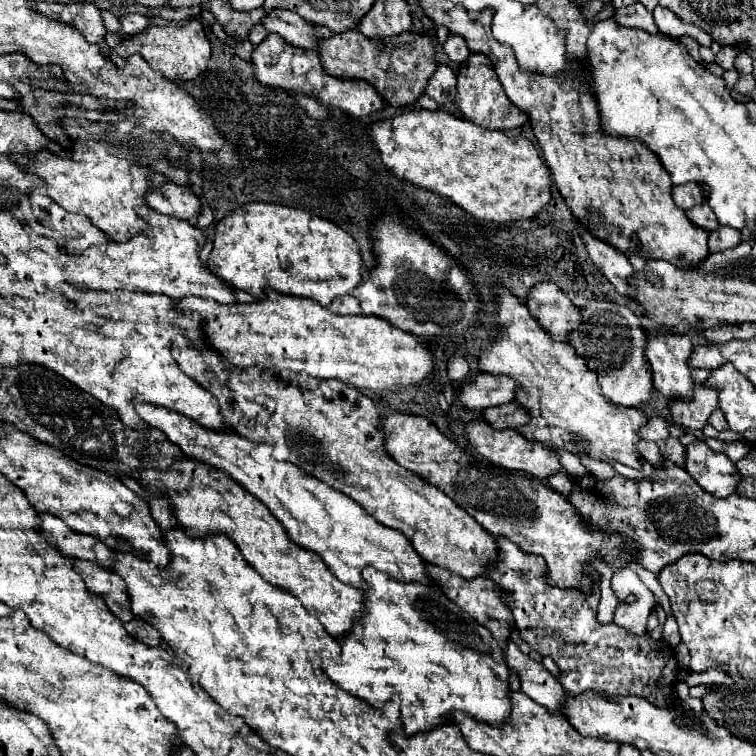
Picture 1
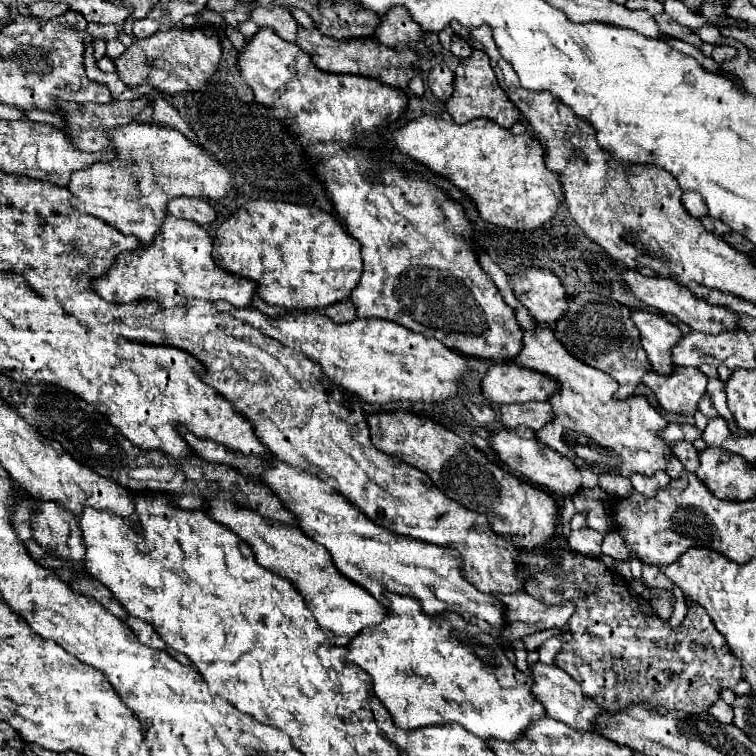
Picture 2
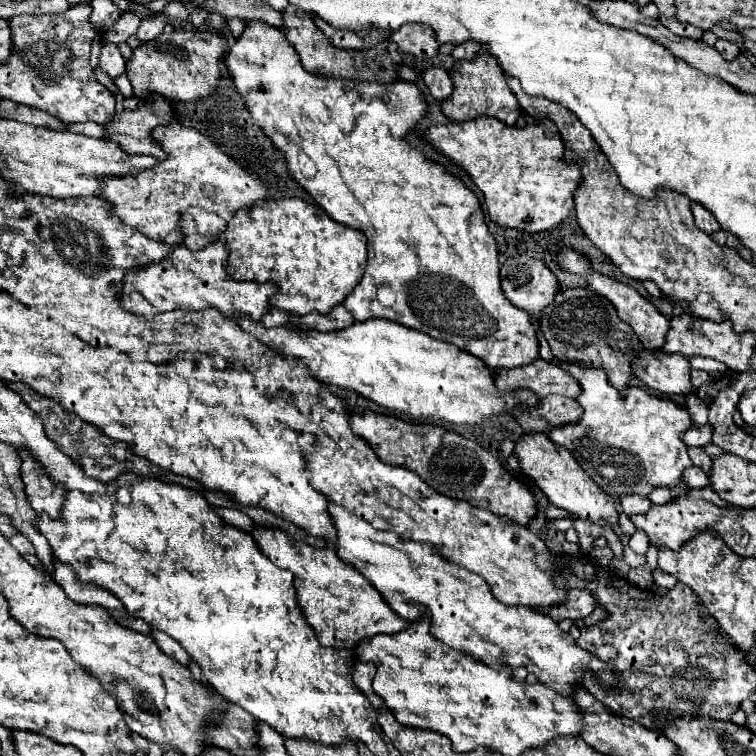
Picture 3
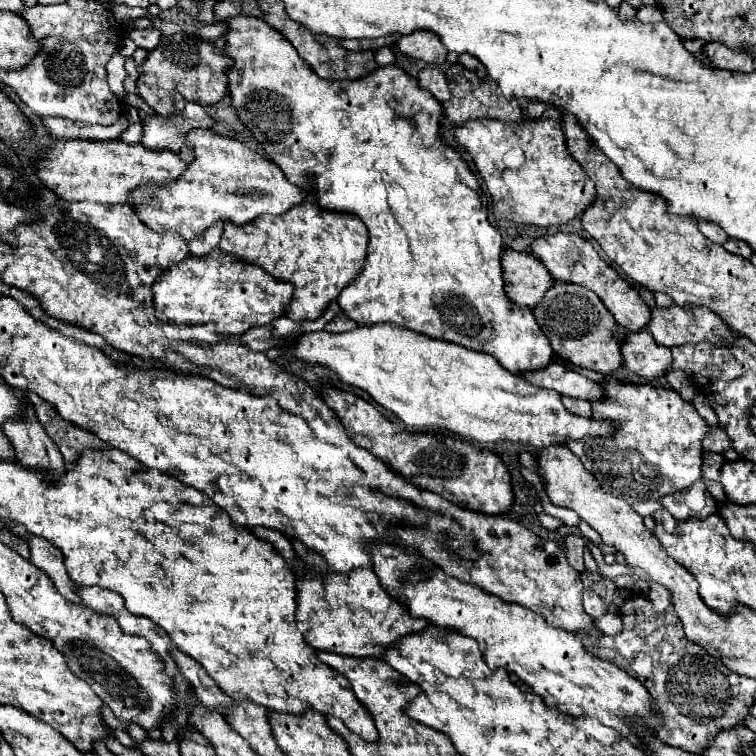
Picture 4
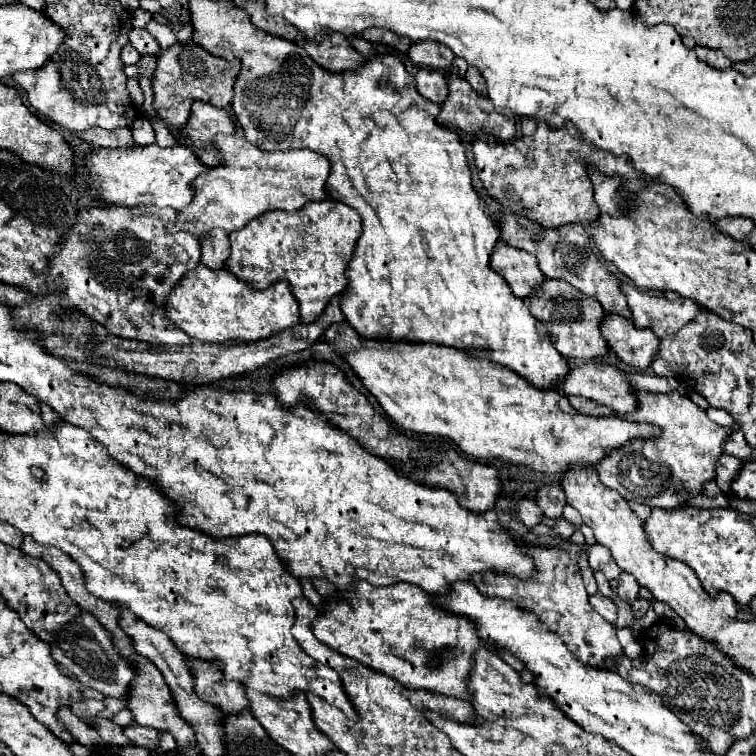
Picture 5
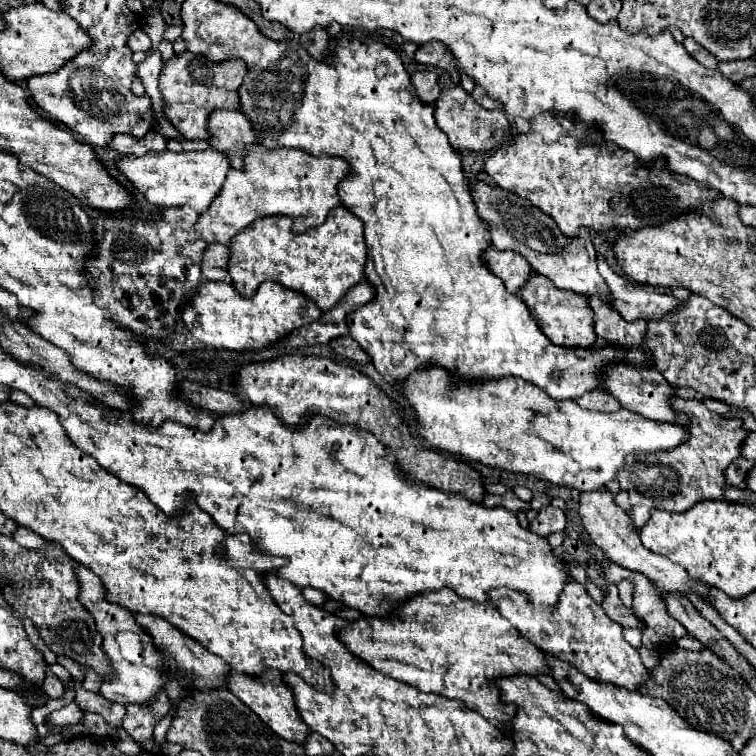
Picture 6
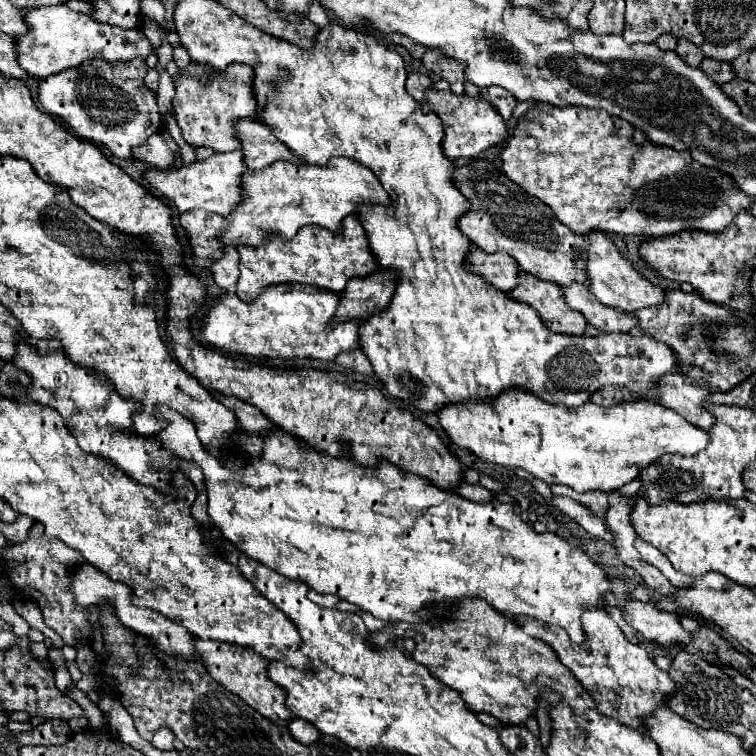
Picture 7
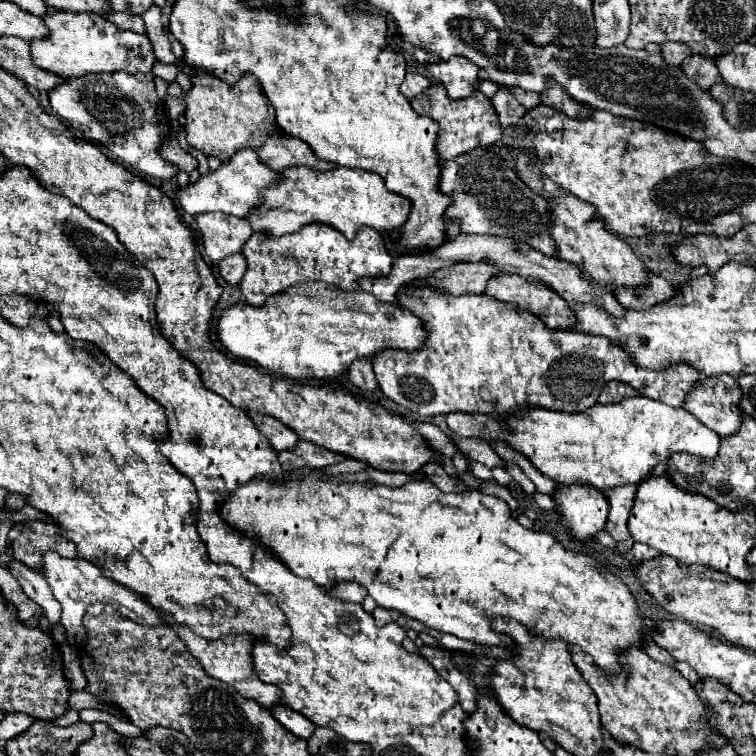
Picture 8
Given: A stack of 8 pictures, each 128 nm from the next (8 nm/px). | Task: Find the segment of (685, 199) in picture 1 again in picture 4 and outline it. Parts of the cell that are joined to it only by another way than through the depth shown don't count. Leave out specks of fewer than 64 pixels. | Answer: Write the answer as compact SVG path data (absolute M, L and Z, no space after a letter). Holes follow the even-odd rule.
M698 220L698 228L700 228L700 232L704 232L706 238L714 240L716 244L724 244L728 240L728 234L718 224L712 224L712 222L706 222L706 220Z

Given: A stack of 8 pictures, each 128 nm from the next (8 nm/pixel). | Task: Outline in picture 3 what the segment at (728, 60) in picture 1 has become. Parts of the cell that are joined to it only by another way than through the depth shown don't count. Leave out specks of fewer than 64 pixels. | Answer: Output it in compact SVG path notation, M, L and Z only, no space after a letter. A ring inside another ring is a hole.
M718 40L716 42L716 50L726 58L726 60L734 60L740 54L740 48L728 40Z

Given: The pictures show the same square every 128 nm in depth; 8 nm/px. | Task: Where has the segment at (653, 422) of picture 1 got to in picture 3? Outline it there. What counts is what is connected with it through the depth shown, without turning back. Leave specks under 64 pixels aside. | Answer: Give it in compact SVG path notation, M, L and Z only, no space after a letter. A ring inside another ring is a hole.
M706 424L706 426L702 426L702 428L698 428L698 426L692 426L690 430L686 430L684 434L682 434L682 440L686 442L686 446L706 446L706 444L710 444L710 440L712 440L712 428L710 428L710 424Z

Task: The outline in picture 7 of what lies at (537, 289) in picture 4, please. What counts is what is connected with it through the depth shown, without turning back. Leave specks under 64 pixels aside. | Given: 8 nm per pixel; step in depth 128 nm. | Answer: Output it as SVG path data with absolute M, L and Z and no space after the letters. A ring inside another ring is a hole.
M474 248L468 254L466 266L472 274L482 276L486 282L490 282L494 288L502 292L510 292L518 284L520 268L518 262L508 252L486 254L480 248Z

